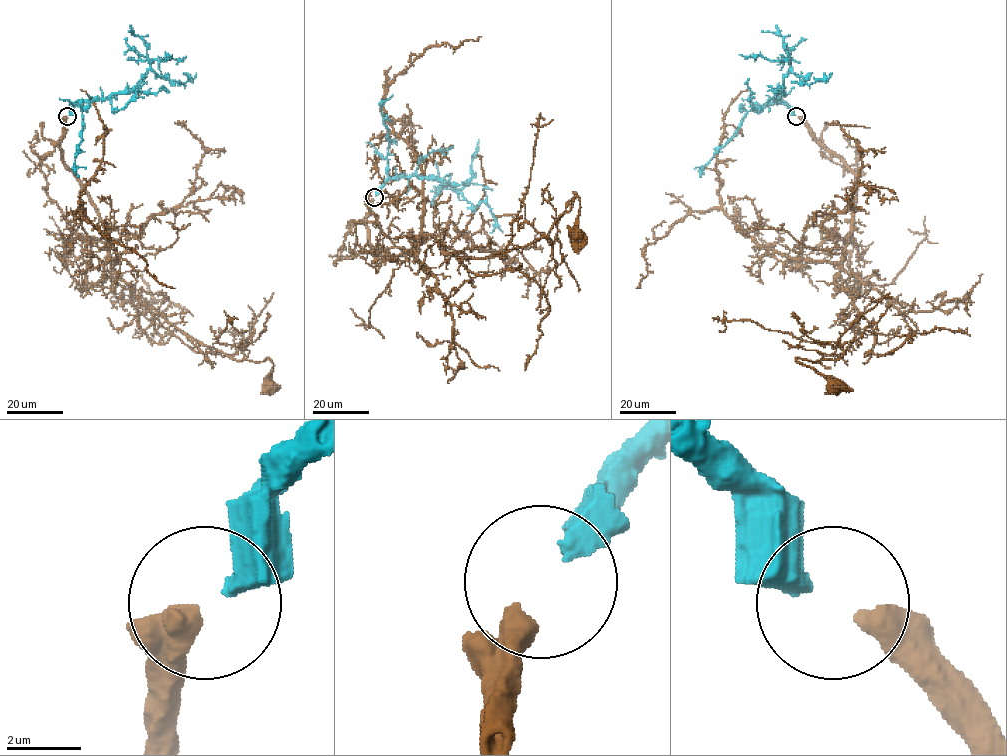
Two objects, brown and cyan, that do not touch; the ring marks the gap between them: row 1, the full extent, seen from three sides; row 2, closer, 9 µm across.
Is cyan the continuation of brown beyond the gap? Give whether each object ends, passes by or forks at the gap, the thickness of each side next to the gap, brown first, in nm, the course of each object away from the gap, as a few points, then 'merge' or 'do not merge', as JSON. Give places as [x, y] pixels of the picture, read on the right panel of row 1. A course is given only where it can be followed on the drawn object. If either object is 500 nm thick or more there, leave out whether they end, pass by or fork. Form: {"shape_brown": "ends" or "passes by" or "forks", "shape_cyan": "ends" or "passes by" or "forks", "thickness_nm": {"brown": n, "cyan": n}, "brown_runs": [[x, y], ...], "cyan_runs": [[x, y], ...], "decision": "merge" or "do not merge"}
{"thickness_nm": {"brown": 550, "cyan": 500}, "brown_runs": [[798, 117], [855, 176], [852, 228], [835, 279], [857, 311], [855, 339], [836, 359], [796, 359], [836, 387]], "cyan_runs": [[795, 114], [775, 98], [783, 79], [791, 70], [805, 80], [801, 83], [826, 81], [831, 73]], "decision": "merge"}

